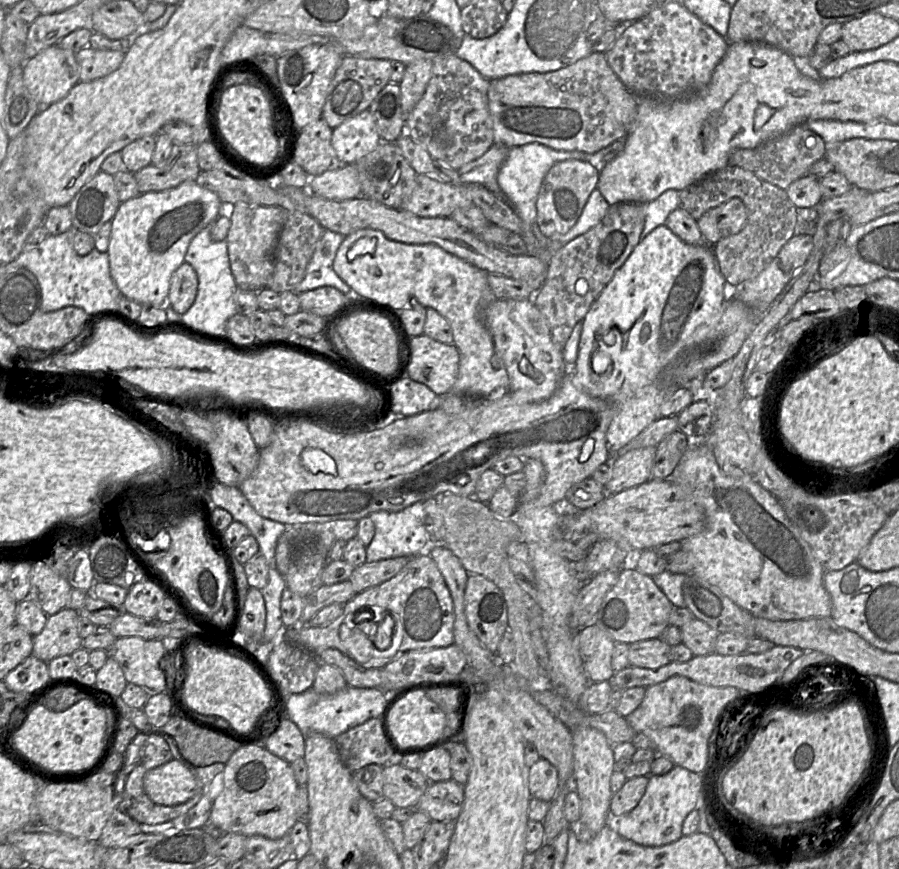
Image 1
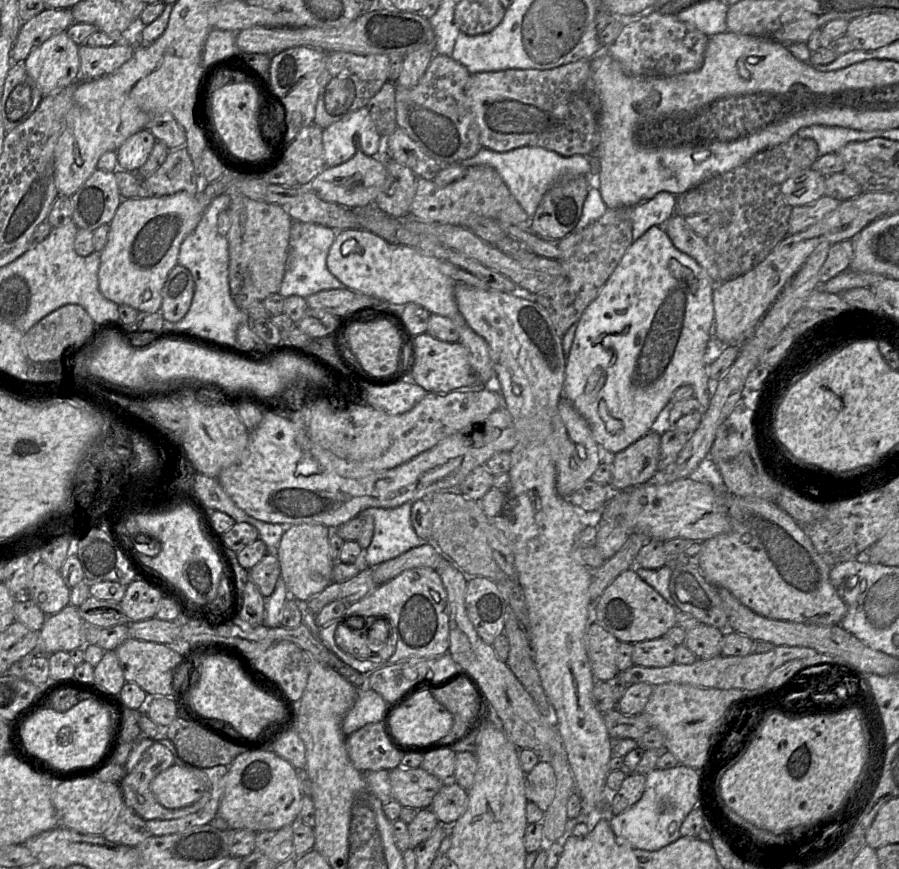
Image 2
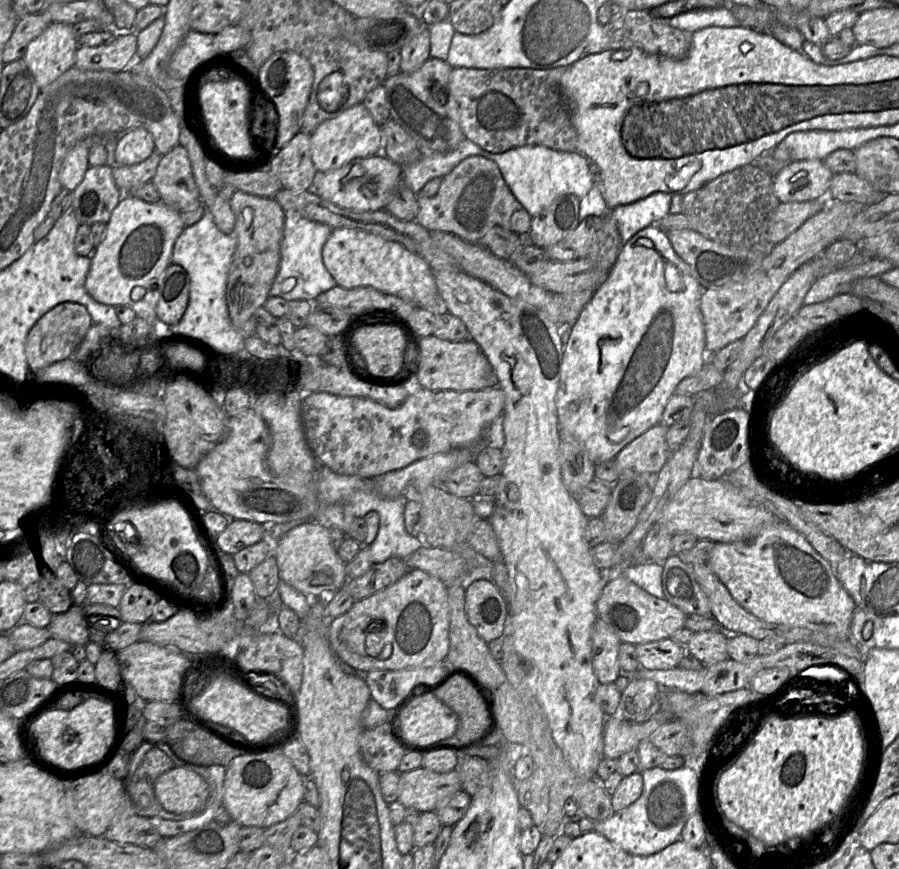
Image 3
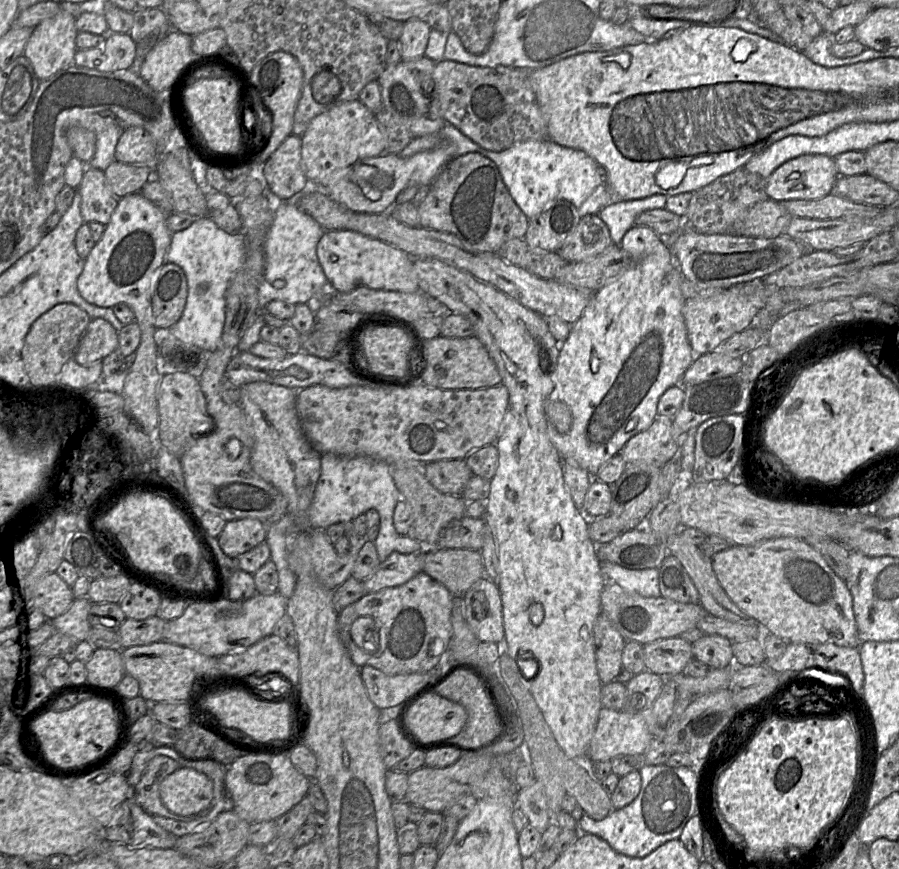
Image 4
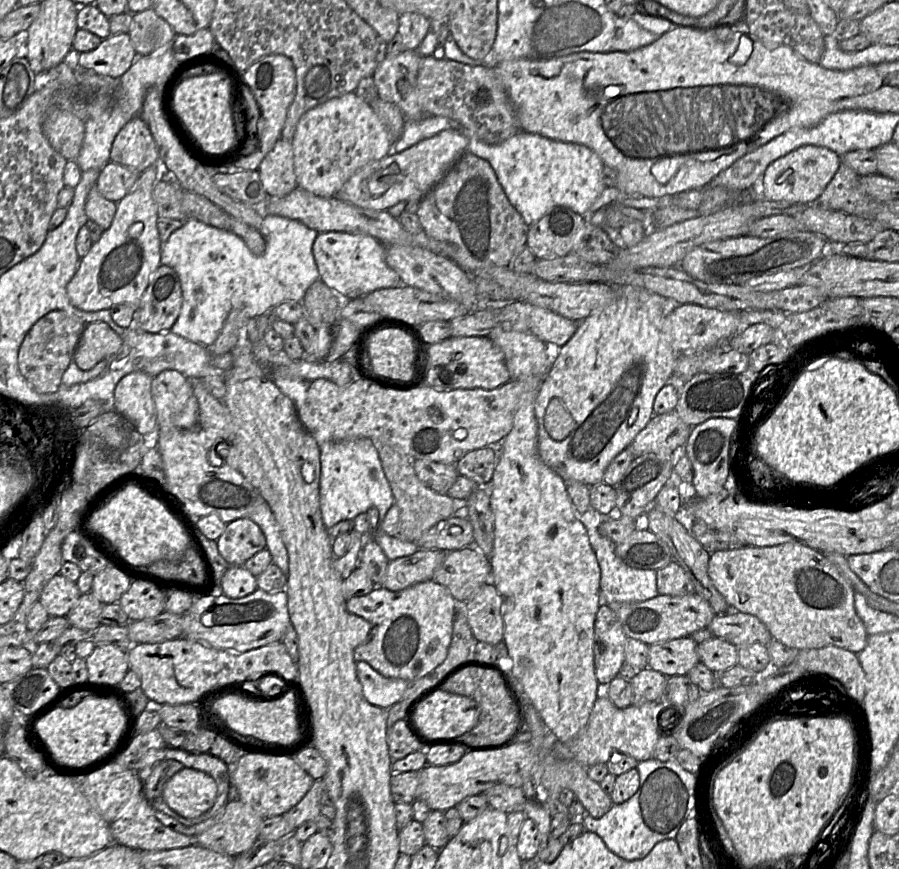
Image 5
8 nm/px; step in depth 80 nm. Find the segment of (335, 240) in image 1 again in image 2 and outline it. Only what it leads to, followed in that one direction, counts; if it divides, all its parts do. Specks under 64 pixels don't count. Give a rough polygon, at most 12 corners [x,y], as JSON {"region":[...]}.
{"region":[[292,222],[278,291],[307,298],[345,288],[327,268],[340,230]]}

